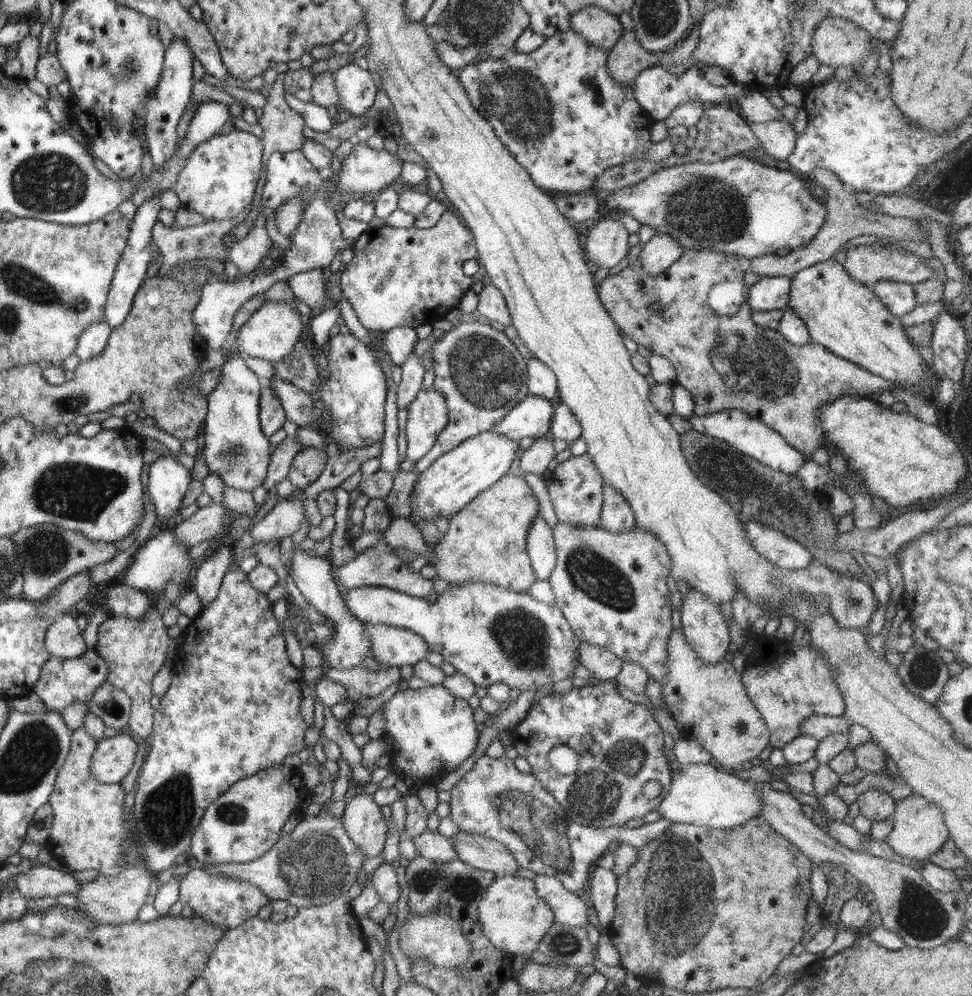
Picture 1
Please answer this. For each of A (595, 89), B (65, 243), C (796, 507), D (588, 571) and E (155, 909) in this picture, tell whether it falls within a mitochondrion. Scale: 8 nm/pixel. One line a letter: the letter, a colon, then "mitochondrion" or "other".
A: other
B: other
C: mitochondrion
D: mitochondrion
E: other

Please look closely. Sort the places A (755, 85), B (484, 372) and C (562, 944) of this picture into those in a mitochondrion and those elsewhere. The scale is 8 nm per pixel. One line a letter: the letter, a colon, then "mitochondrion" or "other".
A: other
B: mitochondrion
C: mitochondrion

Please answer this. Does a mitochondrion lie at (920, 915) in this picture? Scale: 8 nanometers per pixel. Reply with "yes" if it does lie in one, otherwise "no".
yes

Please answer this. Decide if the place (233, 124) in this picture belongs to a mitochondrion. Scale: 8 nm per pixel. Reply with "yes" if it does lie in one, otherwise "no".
no

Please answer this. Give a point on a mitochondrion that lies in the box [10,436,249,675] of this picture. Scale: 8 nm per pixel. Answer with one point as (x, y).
(77, 492)

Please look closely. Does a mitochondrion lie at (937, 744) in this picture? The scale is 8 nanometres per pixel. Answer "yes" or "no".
no

